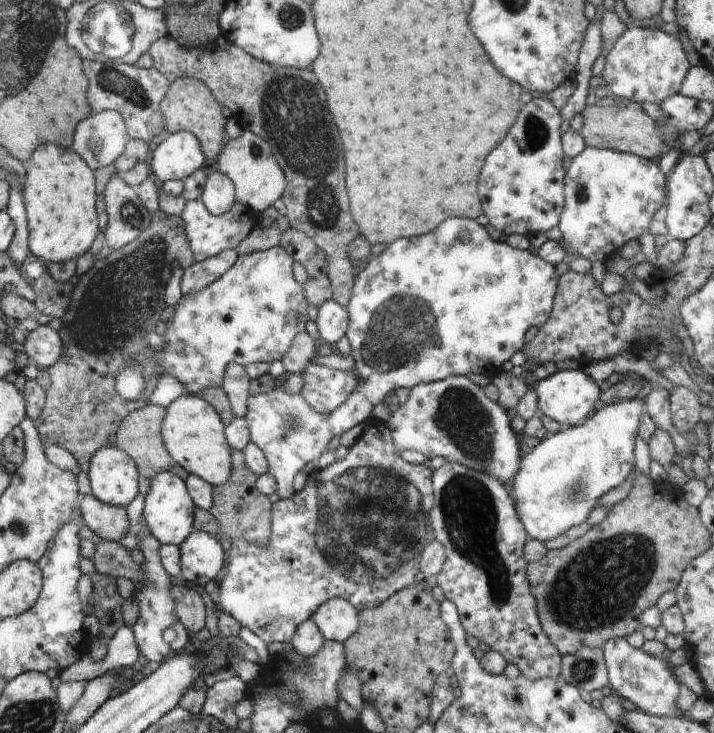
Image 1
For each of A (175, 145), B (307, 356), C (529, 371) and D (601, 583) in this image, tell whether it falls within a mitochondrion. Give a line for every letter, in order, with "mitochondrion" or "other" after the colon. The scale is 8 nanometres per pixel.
A: other
B: other
C: other
D: mitochondrion

